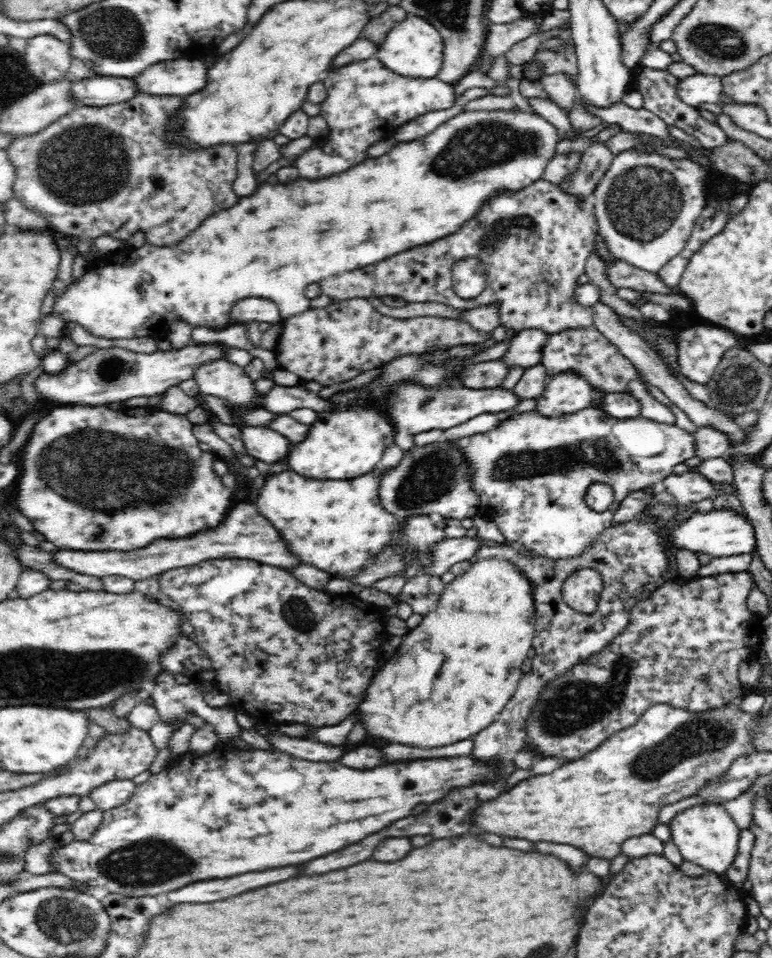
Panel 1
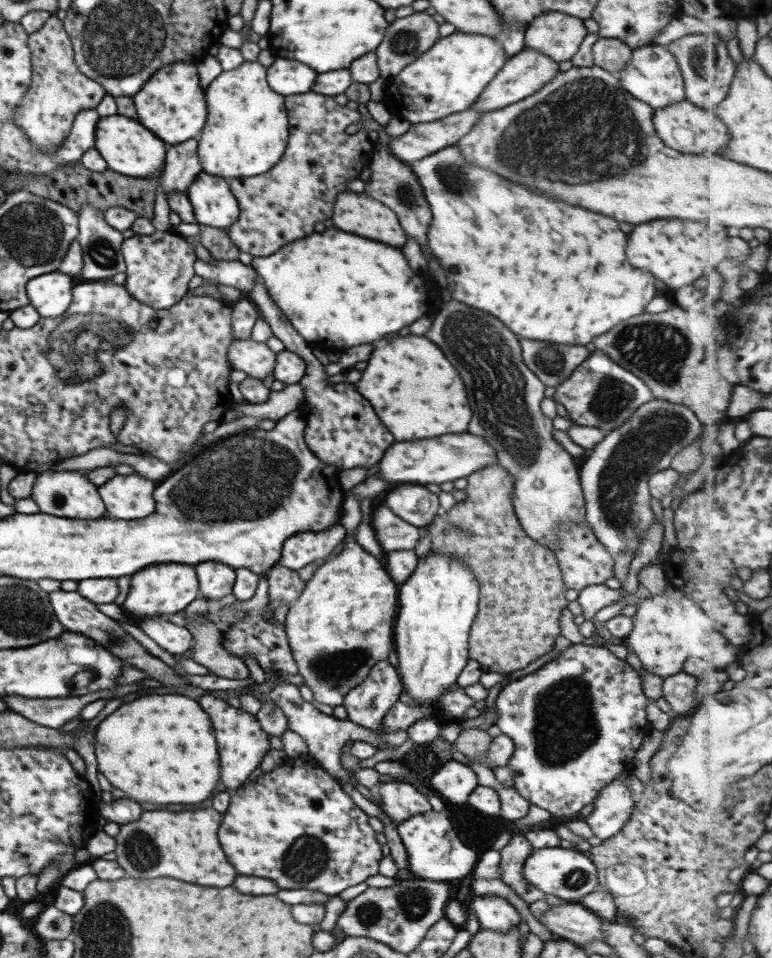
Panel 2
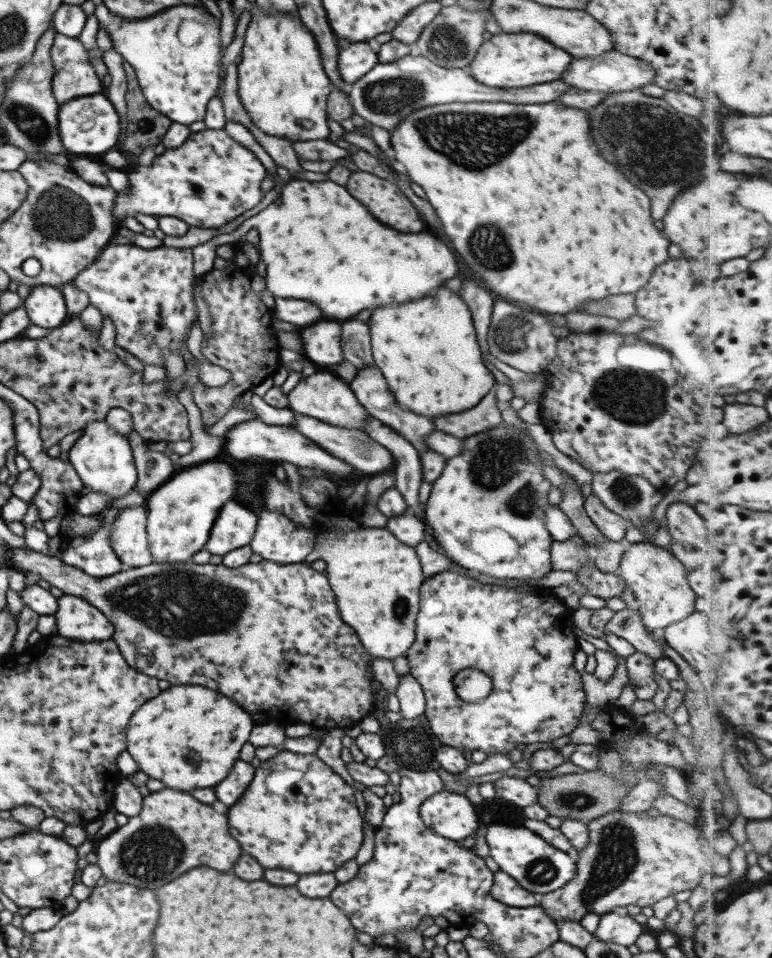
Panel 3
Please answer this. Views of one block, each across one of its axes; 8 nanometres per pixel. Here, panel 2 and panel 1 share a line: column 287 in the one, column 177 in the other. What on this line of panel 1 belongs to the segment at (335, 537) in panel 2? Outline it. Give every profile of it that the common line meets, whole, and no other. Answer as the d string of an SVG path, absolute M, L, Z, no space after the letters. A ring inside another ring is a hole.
M244 503L230 510L226 520L222 520L216 528L206 528L194 536L186 538L158 539L144 548L130 552L104 551L75 551L59 549L52 552L58 565L68 567L70 571L76 571L80 575L105 577L124 576L133 581L144 580L159 575L167 570L178 567L189 567L199 562L210 559L248 559L262 564L280 567L283 569L300 566L298 555L286 547L286 541L282 541L280 531L262 514L254 508L255 503Z

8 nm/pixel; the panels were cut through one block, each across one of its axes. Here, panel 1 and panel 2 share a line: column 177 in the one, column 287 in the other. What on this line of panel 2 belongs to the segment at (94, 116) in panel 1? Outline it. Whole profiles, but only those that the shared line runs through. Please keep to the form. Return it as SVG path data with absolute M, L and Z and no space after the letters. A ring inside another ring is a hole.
M311 90L304 94L288 95L285 96L285 109L289 117L289 139L282 158L265 174L228 181L240 207L238 220L228 230L229 238L240 252L248 252L254 257L270 256L282 246L308 237L314 232L316 222L331 218L336 197L347 191L348 182L359 178L375 153L374 143L365 128L356 134L346 134L346 128L358 123L361 114L336 104L331 96Z

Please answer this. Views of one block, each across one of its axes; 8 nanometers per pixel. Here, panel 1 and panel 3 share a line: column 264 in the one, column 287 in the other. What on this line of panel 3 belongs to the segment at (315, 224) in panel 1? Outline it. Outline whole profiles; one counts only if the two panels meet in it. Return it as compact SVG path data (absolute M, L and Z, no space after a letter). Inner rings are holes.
M292 178L285 183L276 198L267 208L244 220L234 231L219 234L210 242L192 248L194 274L201 278L214 267L216 248L225 244L234 244L252 228L259 232L259 245L262 260L266 265L266 289L275 298L308 300L324 312L322 318L330 320L352 319L360 310L374 310L382 304L402 304L410 300L424 298L436 288L446 287L444 282L460 275L456 266L456 257L434 236L428 234L402 234L382 222L378 222L356 198L352 198L346 188L334 184L331 180L307 181Z

